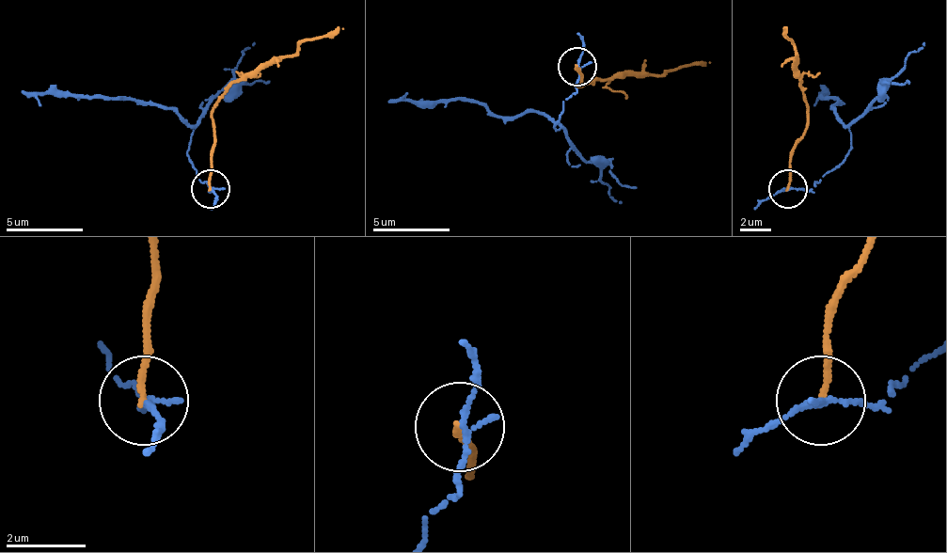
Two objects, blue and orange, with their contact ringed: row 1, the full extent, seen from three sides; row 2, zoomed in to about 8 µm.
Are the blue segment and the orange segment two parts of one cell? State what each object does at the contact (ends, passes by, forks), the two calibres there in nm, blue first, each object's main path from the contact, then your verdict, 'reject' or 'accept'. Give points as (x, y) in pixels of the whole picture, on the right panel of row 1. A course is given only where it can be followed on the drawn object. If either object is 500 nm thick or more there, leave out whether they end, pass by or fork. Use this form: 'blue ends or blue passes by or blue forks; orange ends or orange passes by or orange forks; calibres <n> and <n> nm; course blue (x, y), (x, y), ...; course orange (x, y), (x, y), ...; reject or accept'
blue passes by; orange ends; calibres 130 and 160 nm; course blue (786, 189), (810, 189), (844, 158), (852, 147), (848, 132), (832, 108), (836, 101), (821, 97), (821, 89); course orange (786, 189), (806, 104), (802, 82), (797, 78), (797, 51), (782, 27); reject

